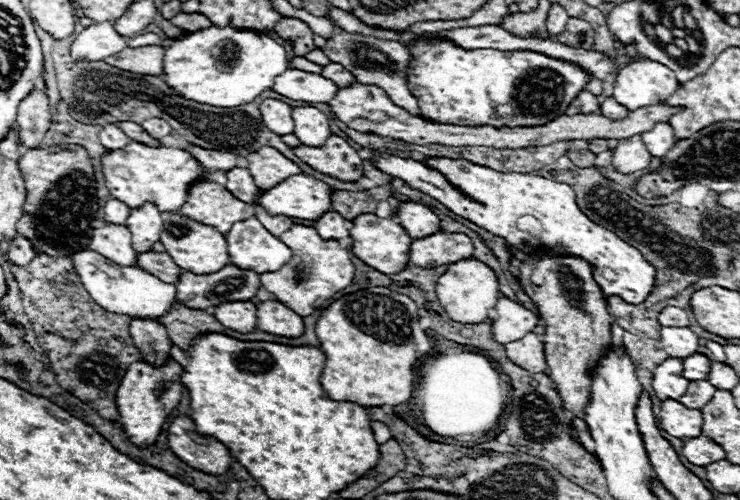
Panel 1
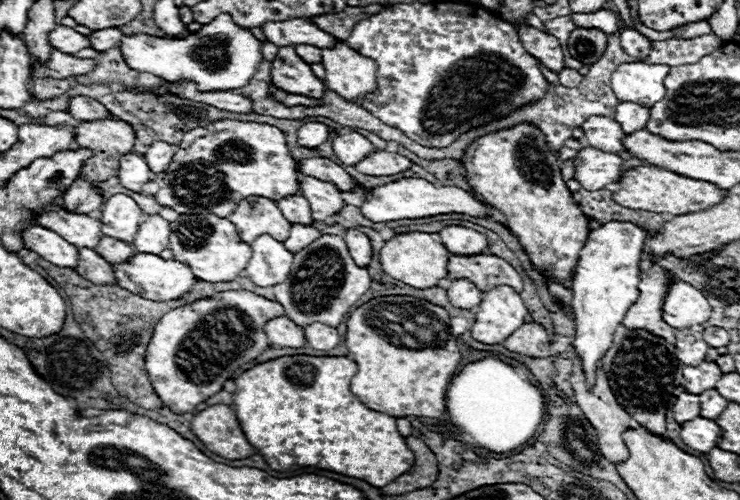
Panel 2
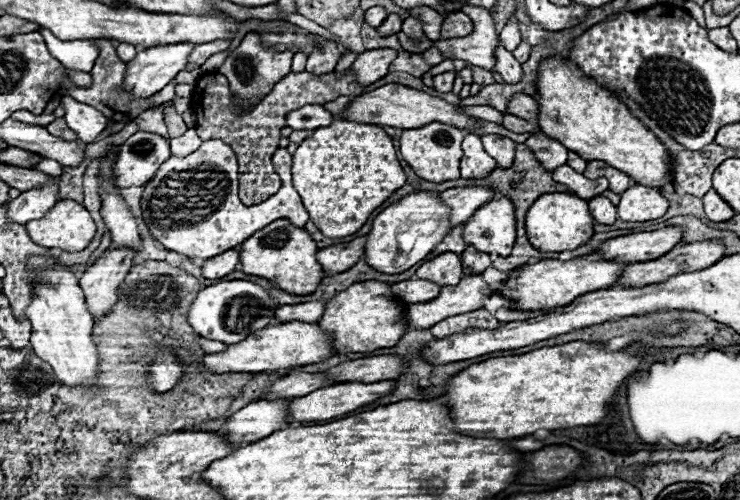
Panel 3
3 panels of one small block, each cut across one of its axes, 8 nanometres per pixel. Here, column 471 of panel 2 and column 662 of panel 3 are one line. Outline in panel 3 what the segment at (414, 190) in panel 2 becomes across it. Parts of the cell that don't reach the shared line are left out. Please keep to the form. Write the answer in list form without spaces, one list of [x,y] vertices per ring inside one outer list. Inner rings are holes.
[[[632,186],[628,188],[618,204],[618,218],[624,222],[644,222],[666,214],[670,202],[658,188]]]

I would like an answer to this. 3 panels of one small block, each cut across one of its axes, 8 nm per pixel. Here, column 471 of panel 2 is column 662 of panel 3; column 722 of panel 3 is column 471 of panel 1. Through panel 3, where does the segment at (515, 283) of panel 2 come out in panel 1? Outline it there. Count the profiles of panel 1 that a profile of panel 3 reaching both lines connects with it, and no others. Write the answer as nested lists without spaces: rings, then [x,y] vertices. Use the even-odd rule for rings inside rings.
[[[436,232],[426,238],[416,238],[410,244],[410,264],[420,268],[434,268],[440,264],[452,264],[472,258],[472,242],[466,234]]]

